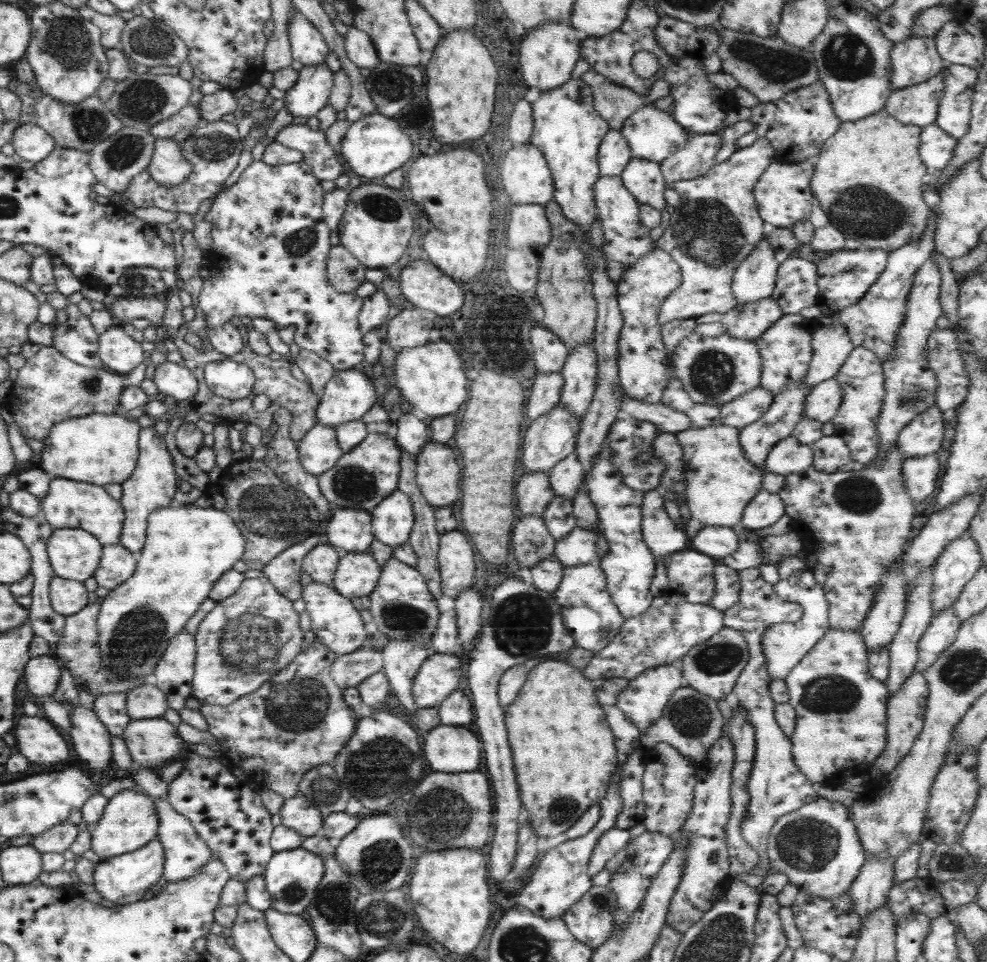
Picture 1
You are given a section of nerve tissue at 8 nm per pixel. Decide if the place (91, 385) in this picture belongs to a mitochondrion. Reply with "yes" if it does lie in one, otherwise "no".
yes

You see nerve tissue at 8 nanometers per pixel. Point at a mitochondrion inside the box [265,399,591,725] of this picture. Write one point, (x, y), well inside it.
(522, 625)

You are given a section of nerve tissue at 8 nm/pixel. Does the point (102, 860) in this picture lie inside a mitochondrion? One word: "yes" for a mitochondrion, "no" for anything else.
no

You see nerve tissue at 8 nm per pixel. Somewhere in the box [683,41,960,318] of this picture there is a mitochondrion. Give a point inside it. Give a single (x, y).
(861, 211)

